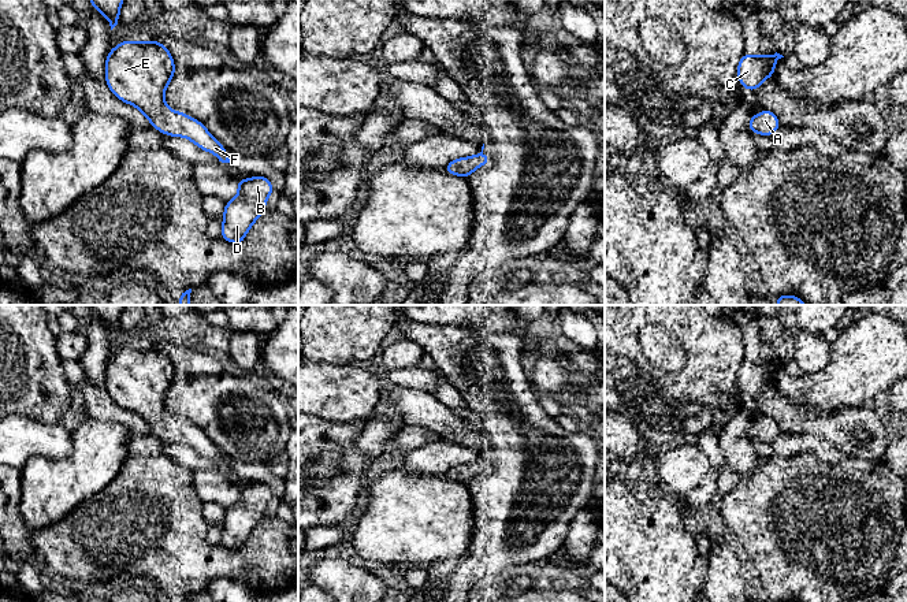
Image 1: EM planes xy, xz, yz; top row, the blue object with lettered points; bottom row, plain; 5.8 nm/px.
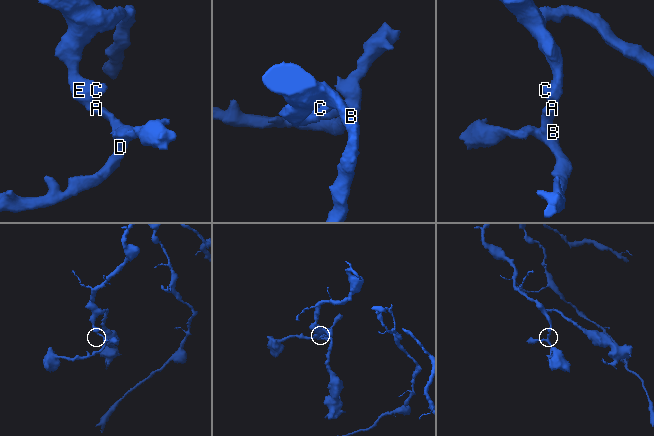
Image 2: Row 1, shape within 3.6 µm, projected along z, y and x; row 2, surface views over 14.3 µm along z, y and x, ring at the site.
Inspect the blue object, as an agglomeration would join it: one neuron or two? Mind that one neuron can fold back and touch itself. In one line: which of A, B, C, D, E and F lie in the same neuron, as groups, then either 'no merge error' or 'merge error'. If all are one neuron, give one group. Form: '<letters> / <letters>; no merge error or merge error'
A B C D E F; no merge error

